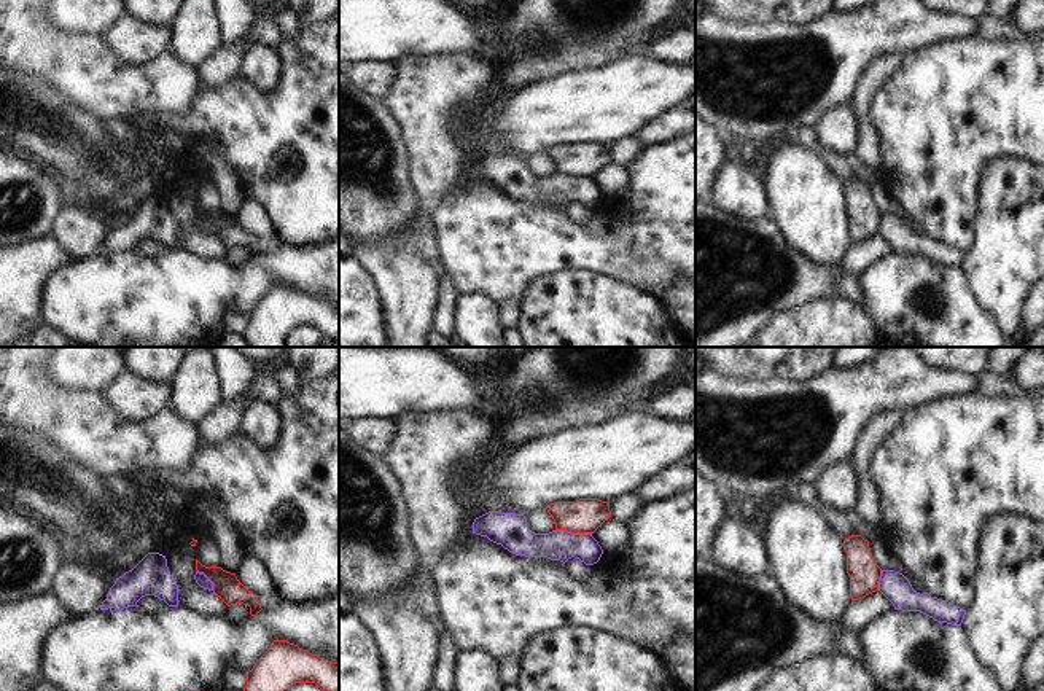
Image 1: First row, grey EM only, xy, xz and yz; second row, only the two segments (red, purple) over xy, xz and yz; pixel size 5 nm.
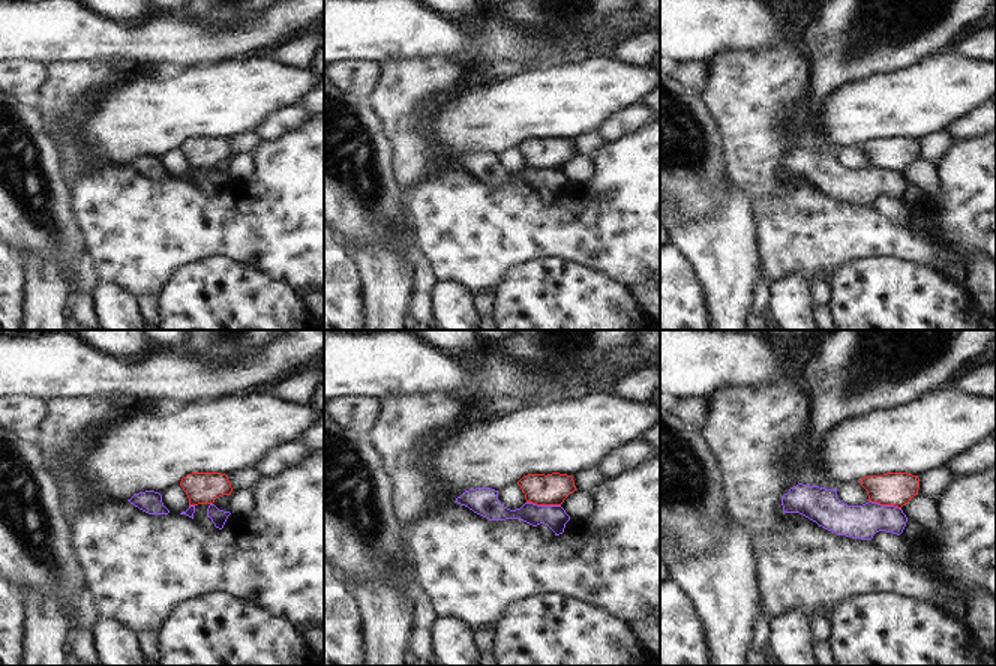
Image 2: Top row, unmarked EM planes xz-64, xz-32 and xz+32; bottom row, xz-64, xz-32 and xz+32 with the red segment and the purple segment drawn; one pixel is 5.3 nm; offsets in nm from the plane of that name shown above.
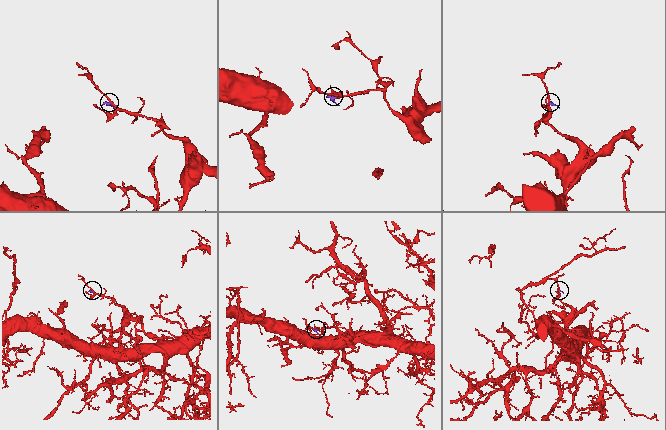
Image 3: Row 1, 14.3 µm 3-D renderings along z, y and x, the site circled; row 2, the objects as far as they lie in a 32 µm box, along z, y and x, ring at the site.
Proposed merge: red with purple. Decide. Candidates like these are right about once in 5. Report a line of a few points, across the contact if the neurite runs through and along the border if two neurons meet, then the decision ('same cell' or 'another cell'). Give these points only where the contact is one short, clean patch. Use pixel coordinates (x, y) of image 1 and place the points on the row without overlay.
line xz (556, 172), (591, 177); another cell

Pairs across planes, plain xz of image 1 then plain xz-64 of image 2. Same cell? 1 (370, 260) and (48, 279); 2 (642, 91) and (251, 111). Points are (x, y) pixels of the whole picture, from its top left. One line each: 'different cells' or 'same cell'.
1: same cell
2: same cell

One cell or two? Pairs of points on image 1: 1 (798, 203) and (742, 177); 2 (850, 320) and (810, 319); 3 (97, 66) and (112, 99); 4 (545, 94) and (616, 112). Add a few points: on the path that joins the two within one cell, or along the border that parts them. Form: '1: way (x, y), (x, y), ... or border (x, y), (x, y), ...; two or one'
1: border (764, 183), (771, 214); two
2: way (841, 320), (820, 320); one
3: way (97, 74), (97, 80), (109, 91); one
4: way (562, 105), (599, 105); one

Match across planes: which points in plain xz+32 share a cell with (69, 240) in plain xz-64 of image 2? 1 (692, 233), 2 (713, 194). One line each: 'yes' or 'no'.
1: no
2: yes

